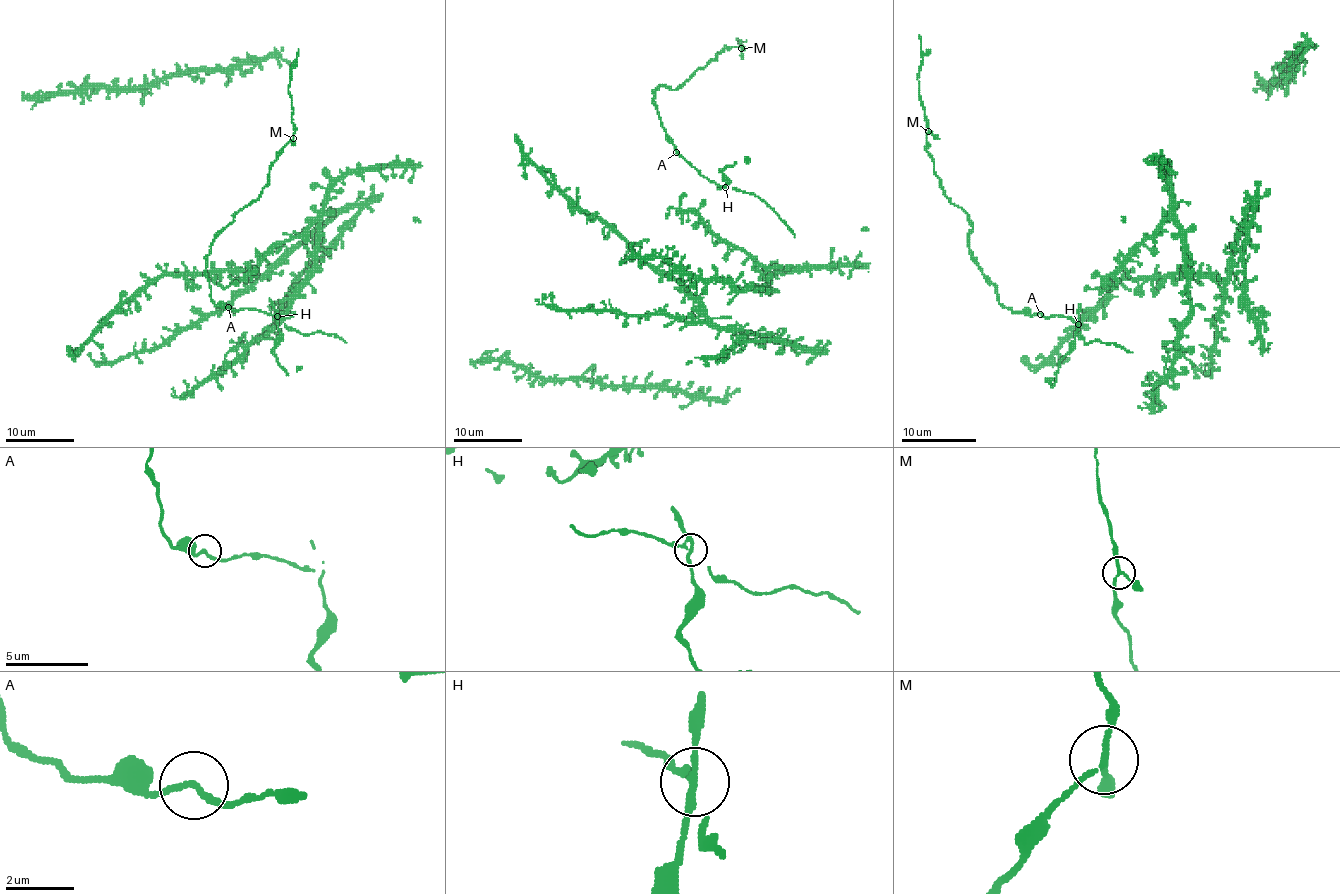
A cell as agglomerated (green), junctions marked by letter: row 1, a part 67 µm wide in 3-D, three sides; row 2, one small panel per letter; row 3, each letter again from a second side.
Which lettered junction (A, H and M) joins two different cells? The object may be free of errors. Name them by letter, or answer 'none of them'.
H

